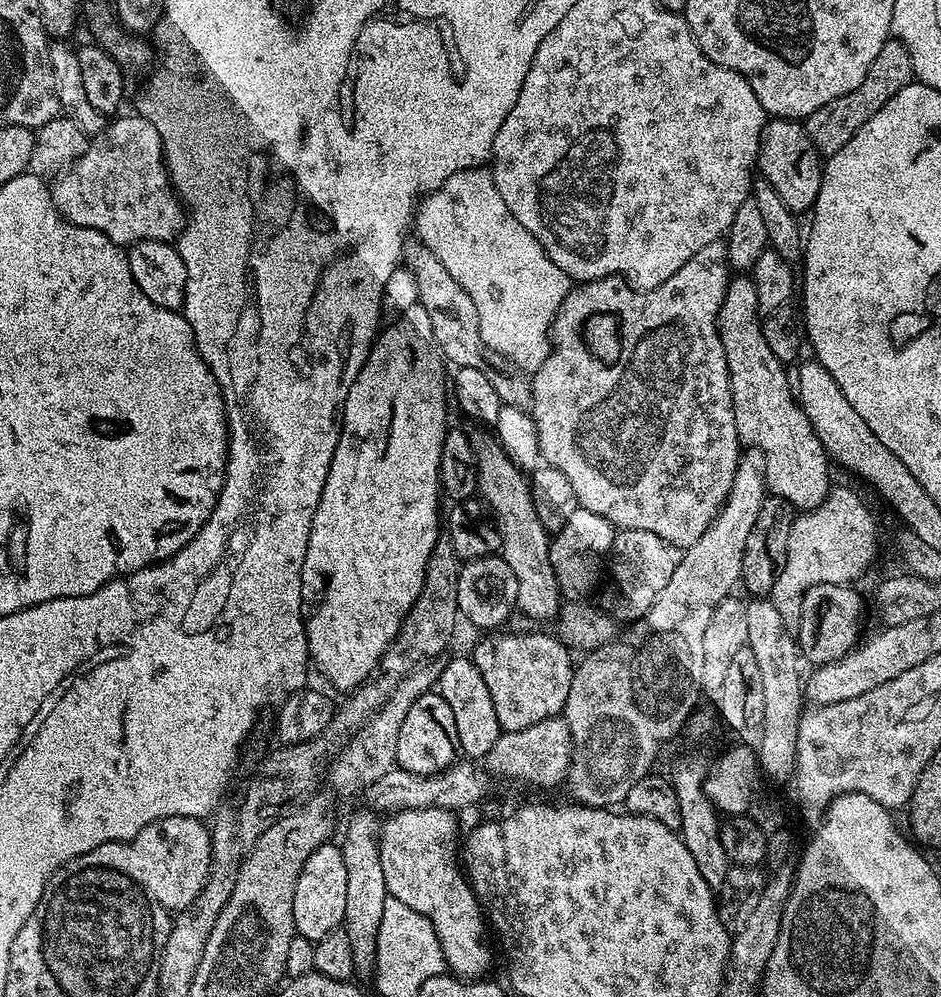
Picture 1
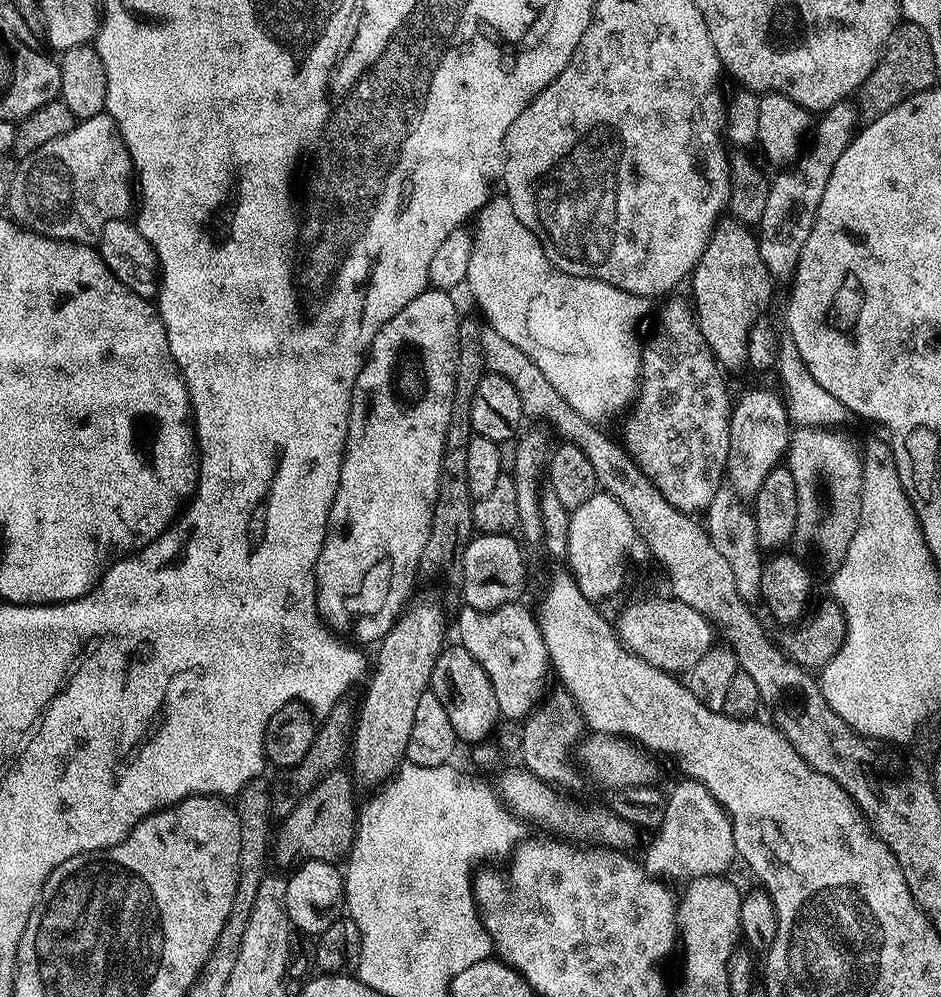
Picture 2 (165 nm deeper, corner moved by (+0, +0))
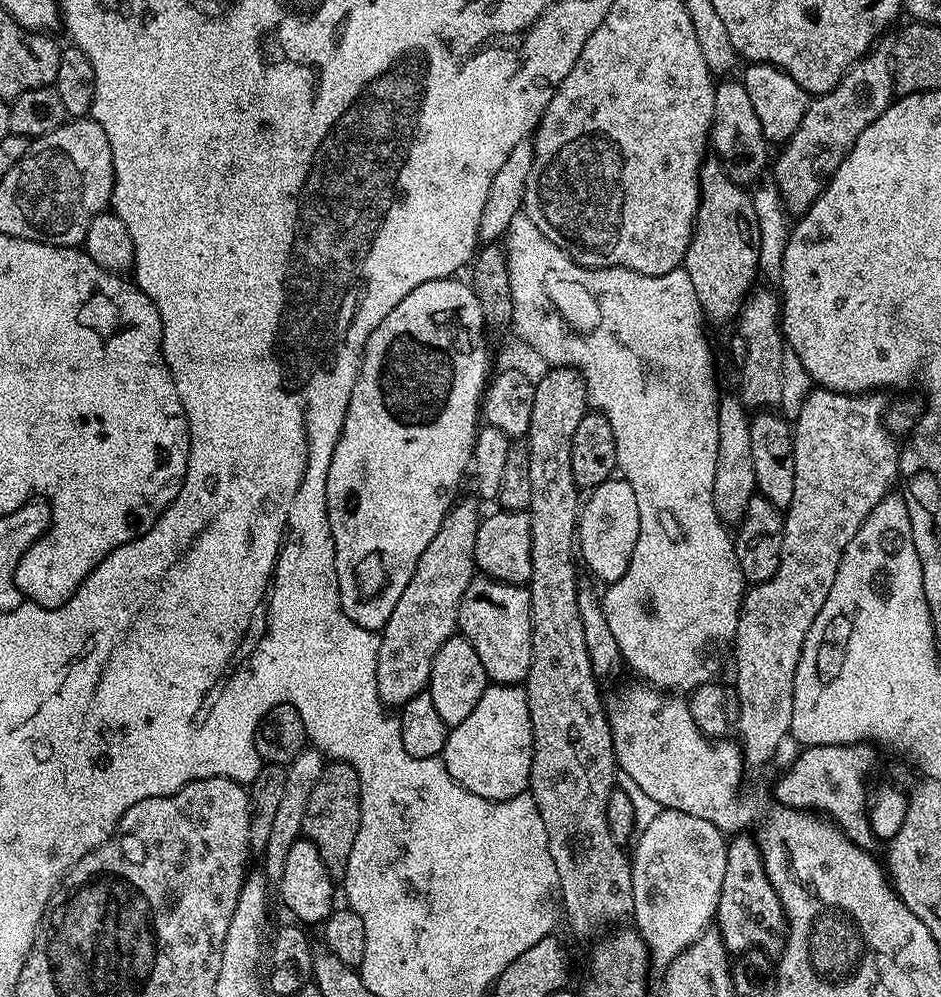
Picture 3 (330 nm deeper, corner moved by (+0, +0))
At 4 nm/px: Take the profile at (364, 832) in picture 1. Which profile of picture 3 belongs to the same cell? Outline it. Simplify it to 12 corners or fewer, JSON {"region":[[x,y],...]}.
{"region":[[457,499],[379,633],[378,694],[425,691],[477,575],[475,499]]}

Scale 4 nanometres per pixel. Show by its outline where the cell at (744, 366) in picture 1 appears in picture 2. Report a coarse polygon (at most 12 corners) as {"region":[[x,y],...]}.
{"region":[[721,219],[690,277],[717,364],[745,371],[774,287],[757,233]]}

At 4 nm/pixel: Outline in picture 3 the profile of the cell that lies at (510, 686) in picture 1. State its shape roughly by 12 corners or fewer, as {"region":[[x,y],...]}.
{"region":[[477,575],[456,619],[492,684],[532,661],[527,587]]}

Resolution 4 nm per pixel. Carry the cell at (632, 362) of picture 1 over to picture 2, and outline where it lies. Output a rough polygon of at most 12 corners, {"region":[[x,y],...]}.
{"region":[[663,301],[624,420],[632,461],[707,513],[730,454],[725,373]]}

